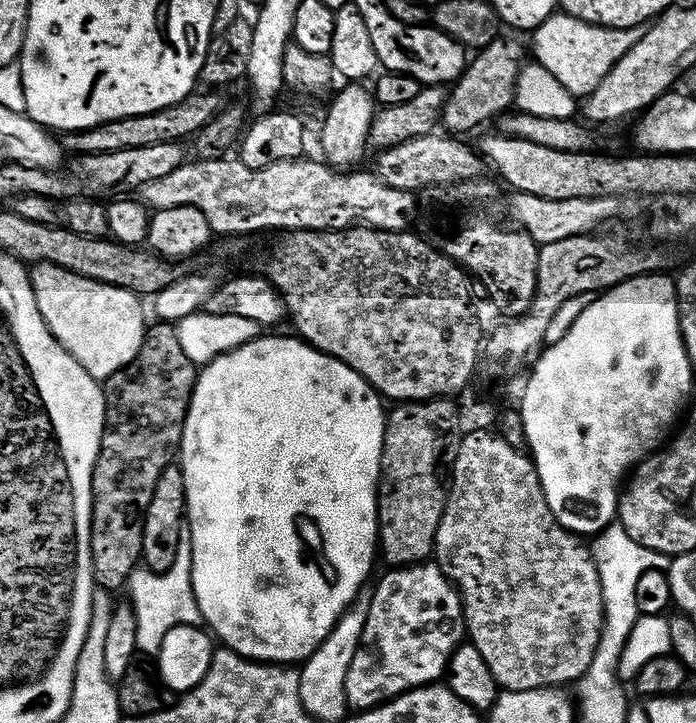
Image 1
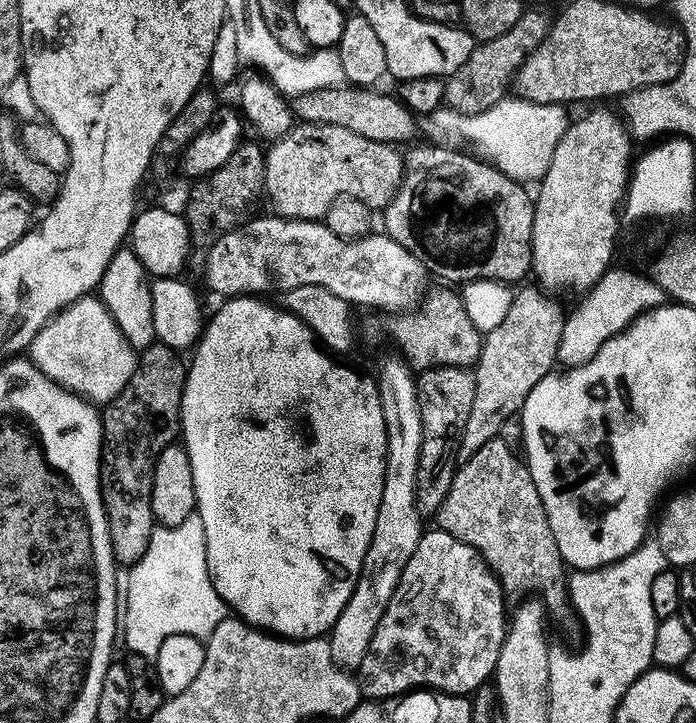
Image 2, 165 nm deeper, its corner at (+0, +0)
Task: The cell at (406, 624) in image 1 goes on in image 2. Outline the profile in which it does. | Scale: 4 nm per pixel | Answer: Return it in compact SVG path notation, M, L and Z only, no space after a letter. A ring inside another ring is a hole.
M439 530L425 531L421 535L420 544L414 550L414 554L410 554L410 562L406 562L406 566L400 575L402 594L404 592L408 594L412 584L424 584L420 588L420 596L418 596L418 600L422 598L422 604L430 604L430 594L428 592L432 592L434 588L444 590L444 594L436 594L436 596L442 596L442 600L444 600L444 616L442 616L442 612L436 616L442 622L438 626L440 626L444 638L454 638L454 642L458 642L458 644L462 640L462 660L454 660L454 674L450 674L450 676L446 674L446 684L464 686L464 688L460 688L460 696L468 696L476 689L481 688L489 677L495 673L498 654L502 650L502 642L506 631L506 608L504 612L506 593L504 589L500 587L499 580L496 579L492 569L489 568L488 563L481 558L478 552L470 545L454 538L449 532ZM446 610L448 612L454 610L456 614L446 616ZM460 628L462 628L462 634L460 634Z

